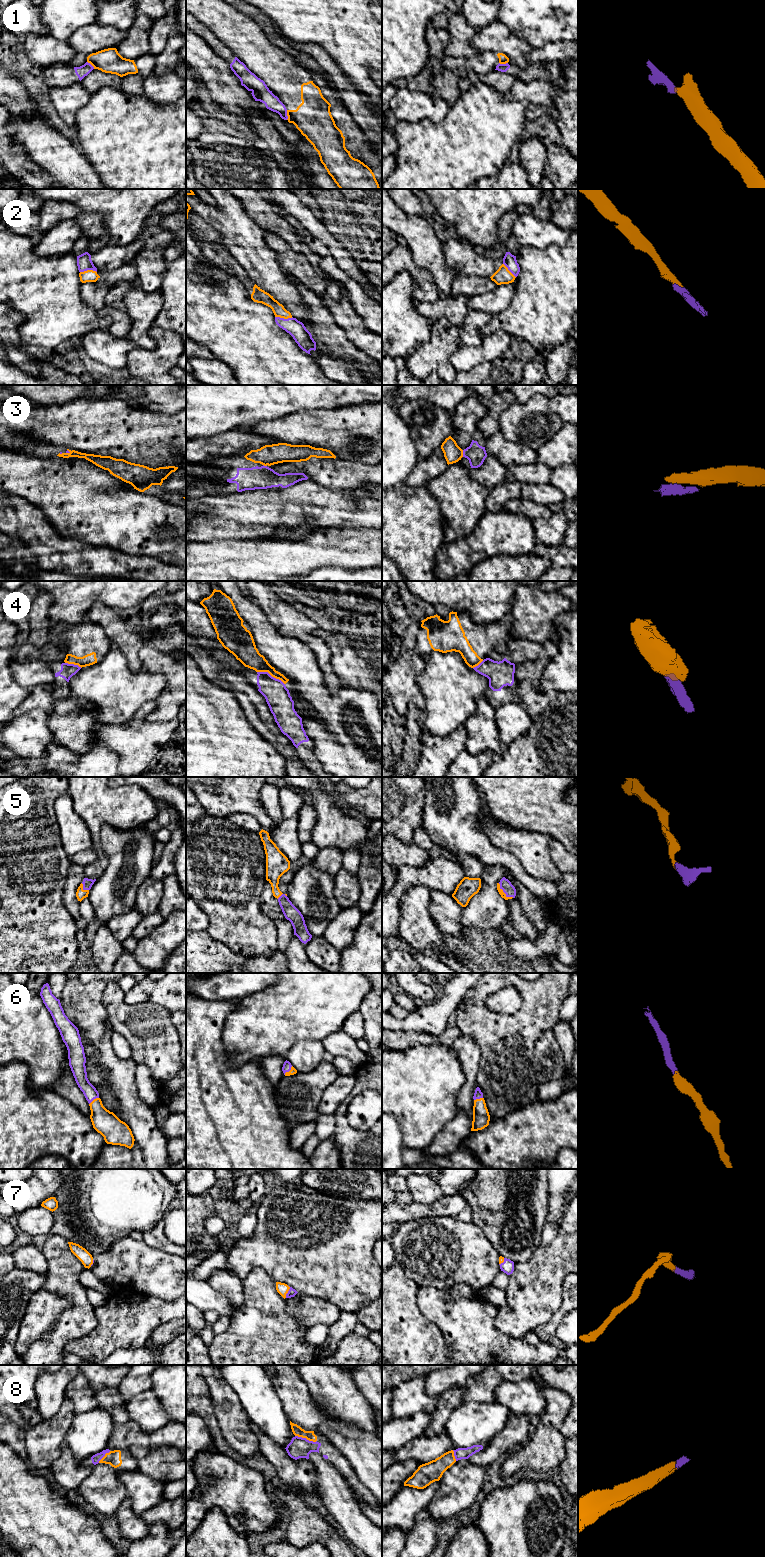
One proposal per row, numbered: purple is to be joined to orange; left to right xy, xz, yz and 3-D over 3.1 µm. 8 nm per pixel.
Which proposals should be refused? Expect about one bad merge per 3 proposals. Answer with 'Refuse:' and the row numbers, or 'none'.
Refuse: 1, 4

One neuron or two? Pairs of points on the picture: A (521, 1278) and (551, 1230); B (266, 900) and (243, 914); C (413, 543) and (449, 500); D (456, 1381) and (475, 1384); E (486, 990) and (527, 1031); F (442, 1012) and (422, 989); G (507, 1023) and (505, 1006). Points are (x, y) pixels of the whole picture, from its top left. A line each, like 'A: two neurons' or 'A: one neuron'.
A: two neurons
B: two neurons
C: two neurons
D: two neurons
E: one neuron
F: two neurons
G: two neurons

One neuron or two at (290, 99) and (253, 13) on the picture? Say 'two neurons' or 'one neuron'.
two neurons

